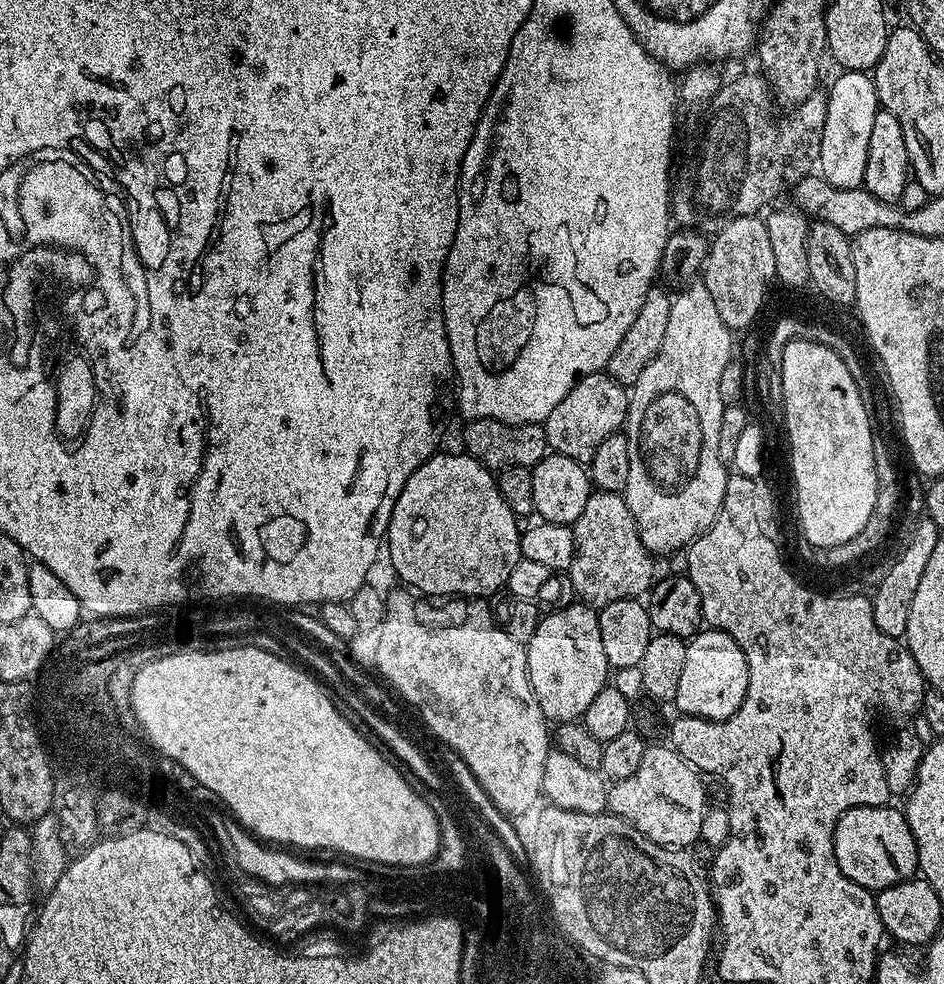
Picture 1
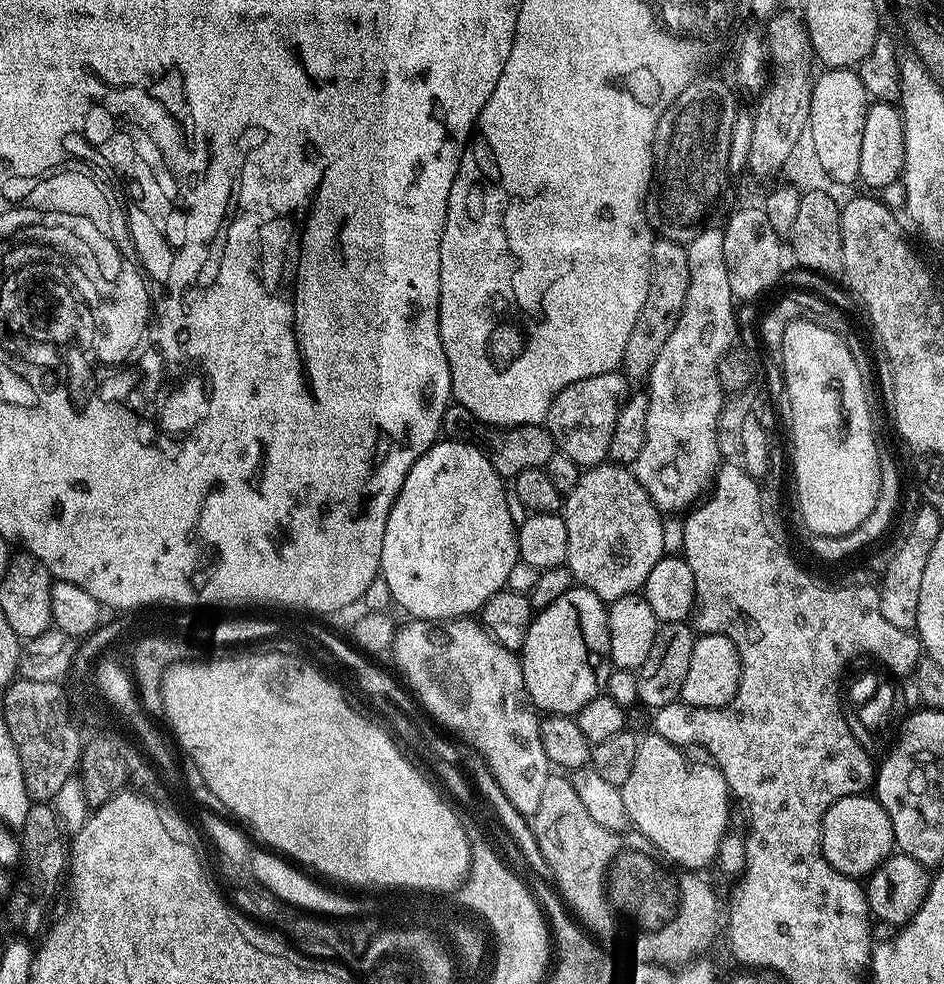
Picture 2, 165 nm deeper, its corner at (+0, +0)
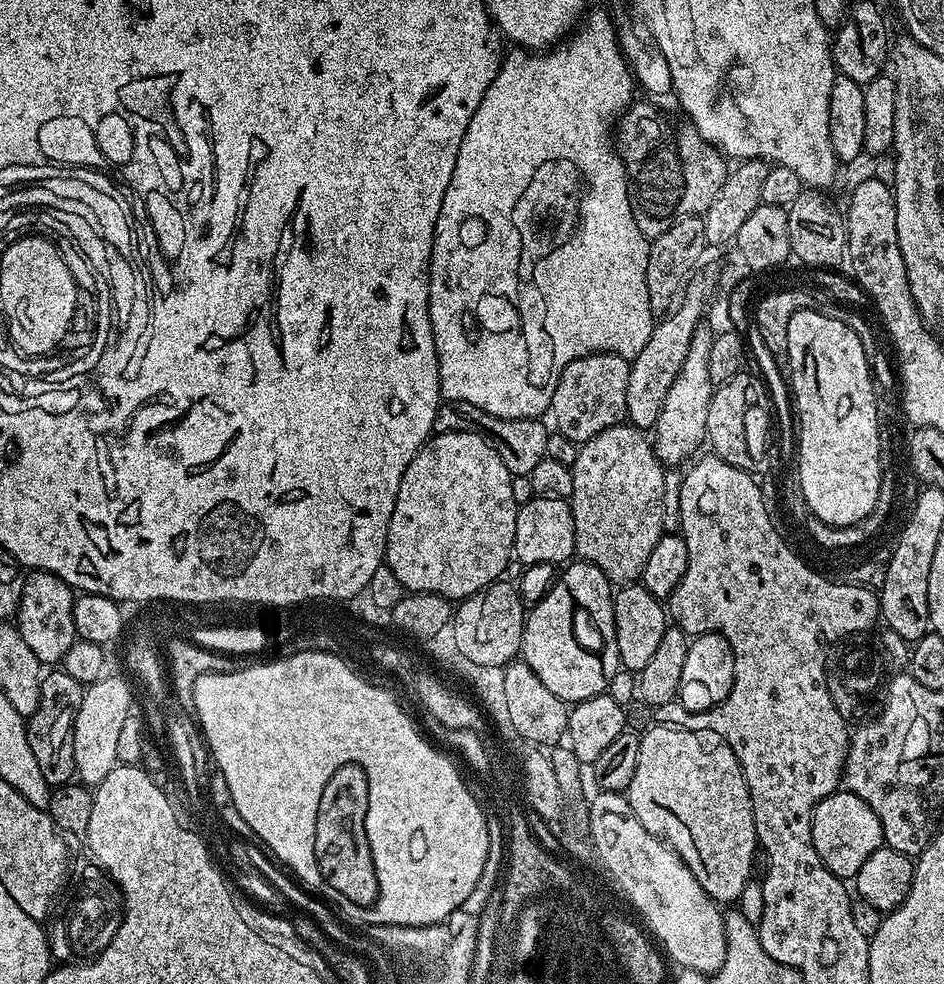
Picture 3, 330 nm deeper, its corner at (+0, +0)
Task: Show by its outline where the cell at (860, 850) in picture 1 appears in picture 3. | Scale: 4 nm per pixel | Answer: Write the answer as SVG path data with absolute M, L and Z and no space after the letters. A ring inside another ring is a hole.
M837 790L816 804L812 815L812 845L814 850L818 850L818 858L822 858L824 868L833 872L839 880L848 882L856 877L858 870L862 870L866 858L870 858L874 850L885 847L882 822L878 822L878 814L874 814L874 810L870 810L870 806L854 792Z

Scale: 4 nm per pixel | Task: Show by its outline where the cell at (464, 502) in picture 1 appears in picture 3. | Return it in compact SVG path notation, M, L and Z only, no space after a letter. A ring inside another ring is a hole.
M442 432L433 435L416 452L416 456L406 466L406 474L402 474L402 486L398 486L398 498L394 502L394 514L390 514L390 526L388 527L388 541L384 558L390 570L398 577L398 582L409 593L429 592L435 596L445 596L447 600L459 602L467 596L473 596L482 591L488 584L495 584L504 576L504 568L514 556L514 526L516 525L516 510L518 505L514 502L511 489L512 475L506 466L502 466L502 458L492 447L478 434L469 432Z

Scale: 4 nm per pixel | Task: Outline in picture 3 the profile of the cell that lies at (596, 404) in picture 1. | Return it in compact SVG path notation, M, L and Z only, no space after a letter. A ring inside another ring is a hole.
M595 352L570 362L558 378L552 399L550 417L555 431L579 446L602 434L602 430L621 423L625 419L626 382L630 382L629 361L613 352Z

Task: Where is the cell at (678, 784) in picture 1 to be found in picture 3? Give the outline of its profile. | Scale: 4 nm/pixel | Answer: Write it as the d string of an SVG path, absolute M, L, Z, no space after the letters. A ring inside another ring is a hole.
M666 724L649 728L641 735L638 766L626 795L638 822L680 855L709 898L720 906L732 906L739 901L742 890L753 879L752 863L756 852L758 856L758 841L752 799L742 766L721 736L710 730L686 730Z

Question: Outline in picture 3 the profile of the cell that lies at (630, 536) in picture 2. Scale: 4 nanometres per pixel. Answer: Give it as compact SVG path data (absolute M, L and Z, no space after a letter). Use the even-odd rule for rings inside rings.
M621 422L602 430L594 438L579 445L576 460L571 464L574 490L572 513L574 514L574 542L576 556L587 564L598 566L613 586L637 583L646 570L646 561L660 537L665 535L662 526L662 490L664 489L665 465L656 456L653 441L643 431Z

